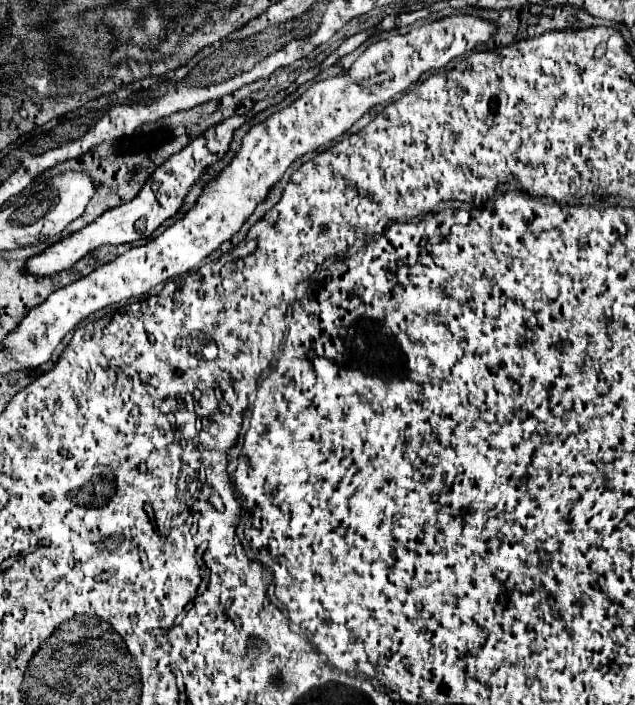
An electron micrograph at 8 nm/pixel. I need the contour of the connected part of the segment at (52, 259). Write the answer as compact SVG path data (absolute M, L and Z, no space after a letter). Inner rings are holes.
M231 116L223 122L219 122L217 126L211 126L207 132L203 132L201 136L193 138L185 150L173 154L169 160L165 160L153 174L151 178L143 184L141 192L129 202L129 204L121 204L119 208L111 208L107 212L103 212L95 222L87 224L85 228L73 232L71 236L51 244L47 250L43 250L37 256L31 256L25 262L25 274L35 276L35 278L43 278L43 276L51 276L51 274L59 274L63 270L71 270L81 258L85 258L87 254L91 254L93 250L97 250L99 246L105 244L127 244L127 242L135 242L135 240L143 240L149 238L167 218L175 216L175 212L181 208L183 198L187 196L191 184L199 178L199 174L215 164L227 150L231 144L231 136L233 130L239 128L243 122L247 122L247 116Z

